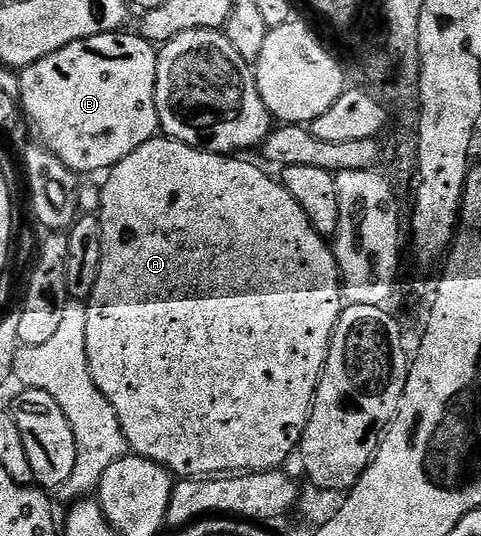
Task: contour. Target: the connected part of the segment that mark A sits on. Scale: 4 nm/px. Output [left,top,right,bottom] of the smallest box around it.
[85,137,345,479]

